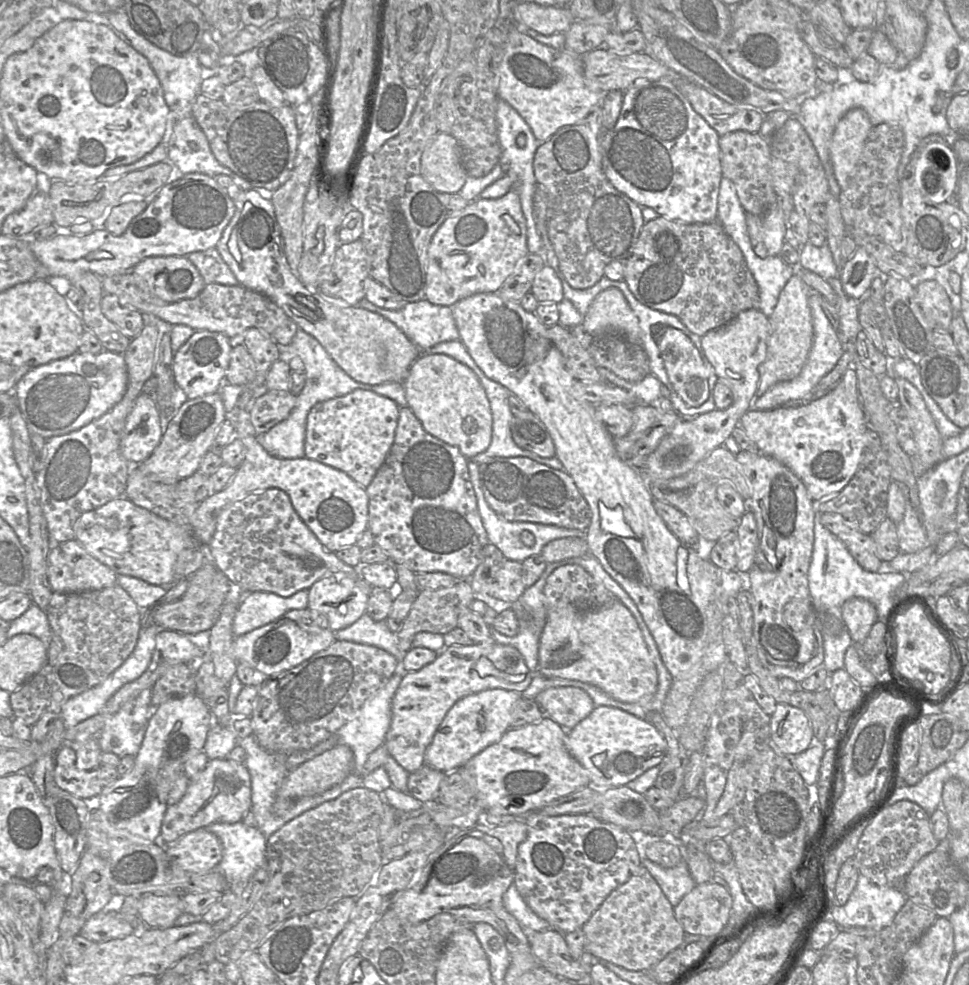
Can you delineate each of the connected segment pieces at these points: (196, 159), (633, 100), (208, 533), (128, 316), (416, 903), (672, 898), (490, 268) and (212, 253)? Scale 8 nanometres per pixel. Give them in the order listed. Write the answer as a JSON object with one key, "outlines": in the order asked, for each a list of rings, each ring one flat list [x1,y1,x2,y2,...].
{"outlines":[[[123,8,109,13,107,19,109,26,122,40,126,41,136,51,147,58,161,83,164,99,169,107,166,130,162,138,162,143,167,147,167,161,176,167,183,175,188,173,202,173,216,177,220,174,224,174,229,176,243,191,252,189,249,183,217,161,210,149,205,134,192,115,193,104,197,96,202,93,201,65,196,52,186,56,176,56,157,47,132,28]],[[639,80,624,92,615,126,603,131,600,142,602,167,611,184,641,207,650,207,673,221,711,223,717,221,718,195,723,177,719,139,718,133,693,109,673,80]],[[235,405,228,419,233,423,235,436,243,442,244,460,225,488,212,493,198,504,189,527,201,545,208,546,211,542,218,516,225,507,249,494,269,488,279,488,288,494,297,514,328,551,336,552,356,545,359,537,368,529,368,495,364,487,341,470,307,457,282,459,272,456,258,443,247,410]],[[104,293,101,310,104,316,130,339,137,337,144,327,142,313,123,307,113,294]],[[524,816,504,825,476,824,447,840,428,859,413,884,393,903,399,918,412,924,441,913,469,923,487,923,503,937,510,955,536,958,526,930,504,907,503,896,514,883,518,846,527,837]],[[646,858,642,866,655,879,673,907,696,886,684,860,673,868,663,868]],[[511,188,497,199,479,197,462,211,448,215,434,234,428,249,425,299,435,305,451,307,476,293,496,293,513,273,518,261,527,254,526,219,515,189]],[[216,247,187,255,207,284,237,286,239,282]]]}

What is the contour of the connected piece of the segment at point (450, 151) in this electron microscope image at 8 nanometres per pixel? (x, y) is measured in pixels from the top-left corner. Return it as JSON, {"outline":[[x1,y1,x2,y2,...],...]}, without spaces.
{"outline":[[438,132,421,157,422,177,441,193,457,194,468,177,461,161,461,147,451,133]]}

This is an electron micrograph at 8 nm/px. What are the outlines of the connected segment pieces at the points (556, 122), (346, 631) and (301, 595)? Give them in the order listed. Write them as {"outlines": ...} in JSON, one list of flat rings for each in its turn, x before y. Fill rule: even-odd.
{"outlines":[[[513,29,508,35,503,58,499,65,499,100,507,102,526,121,540,142,548,140,558,129,583,120,595,107,601,106,608,92,590,90,584,80,582,55,565,47,556,49,531,38,525,31]],[[364,613,353,624,334,633,335,640,367,644,387,651,399,661,398,669,402,669,402,661,407,652,400,649,397,633,388,628,386,620,375,621]],[[309,589,300,590,289,597,262,591,247,593,233,619,234,636,242,636,275,622,288,611,307,608,308,594]]]}

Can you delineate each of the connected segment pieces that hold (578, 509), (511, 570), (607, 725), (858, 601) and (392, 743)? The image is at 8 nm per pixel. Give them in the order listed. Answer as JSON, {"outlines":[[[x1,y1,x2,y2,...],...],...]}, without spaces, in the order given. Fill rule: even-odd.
{"outlines":[[[492,457,479,465,479,477,485,500,506,521,532,522,585,531,591,520,590,508,572,477,527,457]],[[507,559,491,585,491,597,504,602,515,602,525,590,522,562]],[[596,706,575,727,567,731,566,748,587,771,590,785,609,789,627,785,648,769,660,765,667,754,667,742,647,719,642,719,612,706]],[[852,597,842,605,842,617,846,629,854,644,860,644,878,621,877,610,873,603,861,598]],[[494,642,445,647,432,663,403,675,392,700,391,723,384,746,409,774,413,773,424,765,426,749,446,714,459,699,496,688,522,694,533,676,519,650,510,645]]]}

